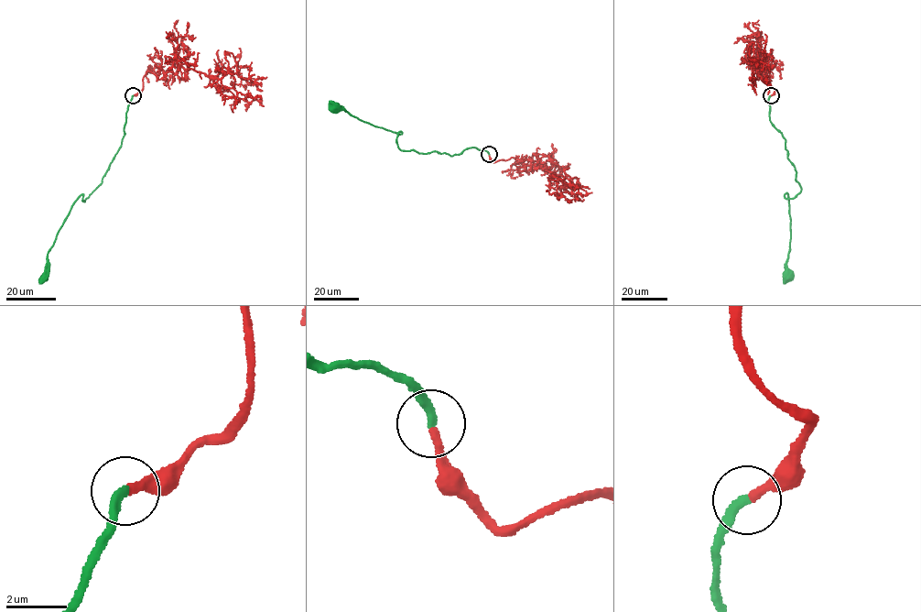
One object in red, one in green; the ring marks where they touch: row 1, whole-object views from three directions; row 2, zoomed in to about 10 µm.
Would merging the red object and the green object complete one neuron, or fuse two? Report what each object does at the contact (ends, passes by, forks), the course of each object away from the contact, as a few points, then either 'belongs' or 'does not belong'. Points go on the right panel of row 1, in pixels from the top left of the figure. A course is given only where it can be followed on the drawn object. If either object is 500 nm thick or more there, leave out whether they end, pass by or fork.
red ends there; green ends there; red runs (771, 95), (775, 90), (769, 77), (763, 71), (761, 77), (753, 63), (772, 60); green runs (771, 95), (769, 120), (785, 139), (801, 189), (794, 198), (784, 195), (787, 193), (790, 217), (788, 275); belongs

